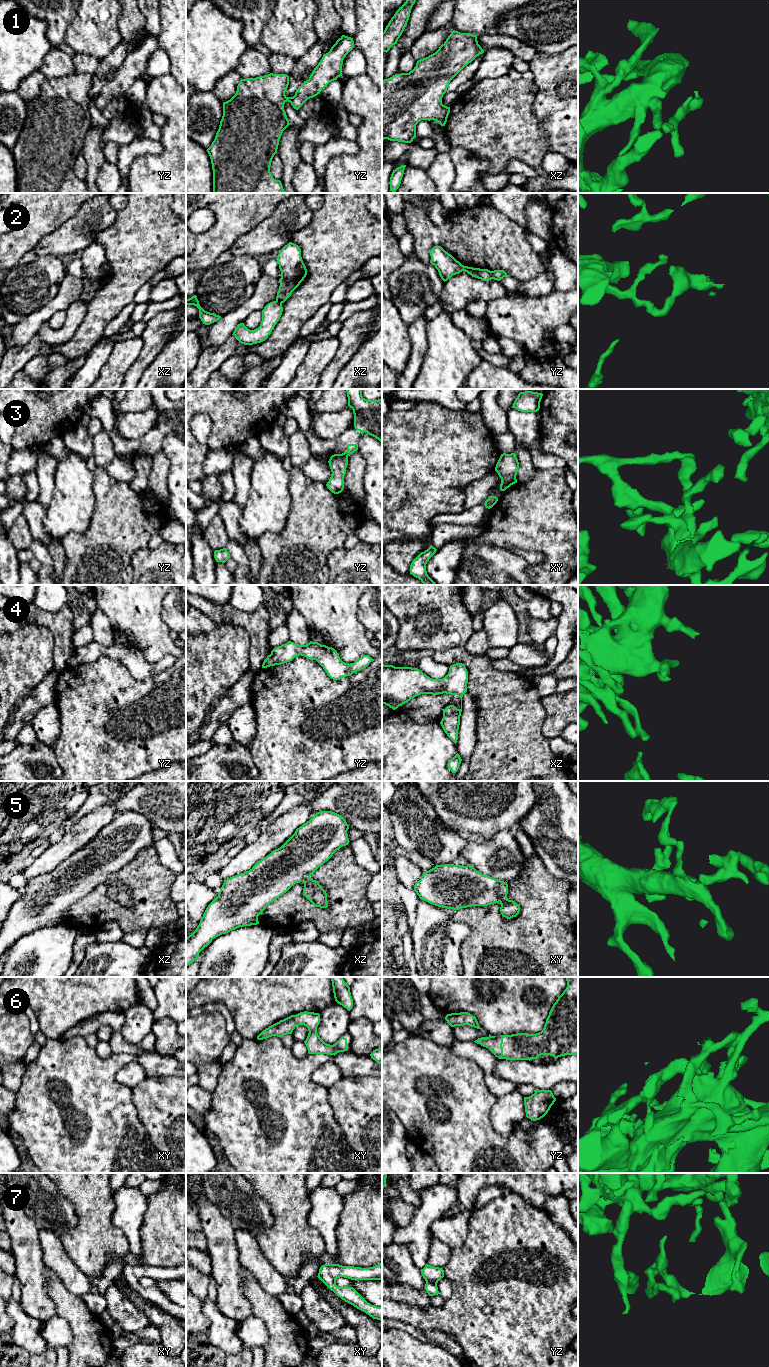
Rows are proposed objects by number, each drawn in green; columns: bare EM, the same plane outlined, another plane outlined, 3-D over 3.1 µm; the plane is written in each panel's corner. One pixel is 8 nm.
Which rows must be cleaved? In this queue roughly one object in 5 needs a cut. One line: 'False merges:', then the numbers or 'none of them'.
False merges: 2, 3

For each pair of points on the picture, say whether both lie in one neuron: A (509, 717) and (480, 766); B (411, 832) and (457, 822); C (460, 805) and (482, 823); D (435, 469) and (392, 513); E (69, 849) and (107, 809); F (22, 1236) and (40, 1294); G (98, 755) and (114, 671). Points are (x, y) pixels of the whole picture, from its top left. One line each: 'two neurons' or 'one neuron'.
A: one neuron
B: two neurons
C: one neuron
D: one neuron
E: one neuron
F: one neuron
G: one neuron

